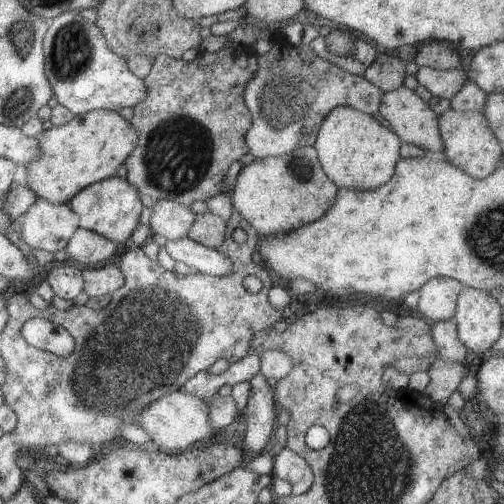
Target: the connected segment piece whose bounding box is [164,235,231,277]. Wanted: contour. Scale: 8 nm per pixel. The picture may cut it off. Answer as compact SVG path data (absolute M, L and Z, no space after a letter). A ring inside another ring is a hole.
M187 235L175 240L166 240L164 249L174 261L184 262L193 271L218 277L230 271L231 262L227 256L215 249L204 247Z

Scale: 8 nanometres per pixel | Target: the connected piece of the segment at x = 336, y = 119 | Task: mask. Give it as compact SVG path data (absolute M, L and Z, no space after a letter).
M333 107L318 126L313 144L323 172L336 188L373 190L393 176L395 163L400 159L400 138L379 125L371 115L351 107Z

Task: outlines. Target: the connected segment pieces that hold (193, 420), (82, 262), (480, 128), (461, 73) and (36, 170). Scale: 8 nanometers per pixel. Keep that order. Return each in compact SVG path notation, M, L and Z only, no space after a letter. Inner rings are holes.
M173 391L141 408L136 414L136 424L149 435L151 441L164 448L166 452L193 448L201 445L203 438L217 432L208 425L206 403L206 400L198 399L185 391Z
M78 226L69 238L65 250L69 255L69 262L82 268L107 260L116 248L116 242Z
M448 109L436 118L437 128L442 140L442 151L445 161L460 168L471 178L485 178L493 169L499 166L503 148L497 142L494 134L488 127L488 122L483 113L456 111Z
M418 67L414 77L419 85L424 86L431 96L450 98L461 88L467 80L466 69L439 70L429 67Z
M93 109L74 115L65 125L43 130L34 137L38 155L24 166L27 175L25 186L36 197L52 203L67 203L82 188L115 176L117 167L137 144L138 134L118 112Z

